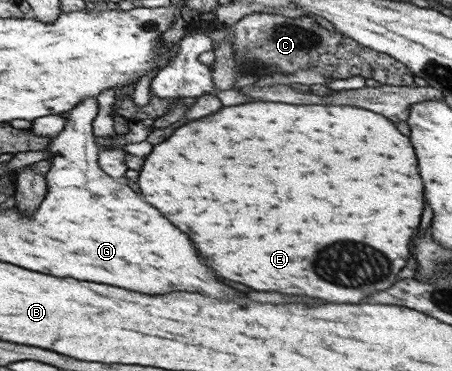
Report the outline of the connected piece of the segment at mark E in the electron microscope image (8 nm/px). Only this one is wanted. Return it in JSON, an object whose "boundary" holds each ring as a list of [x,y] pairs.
{"boundary":[[[243,103],[233,107],[221,107],[217,113],[195,119],[177,127],[169,141],[161,141],[145,157],[139,169],[137,187],[143,199],[159,209],[179,231],[183,231],[197,249],[197,255],[209,263],[217,277],[241,283],[253,291],[275,291],[281,295],[305,295],[331,303],[363,303],[372,292],[383,291],[397,281],[397,273],[405,267],[409,258],[409,239],[419,227],[423,213],[423,189],[417,175],[413,147],[407,137],[395,131],[385,117],[347,105],[287,105],[287,103]]]}

